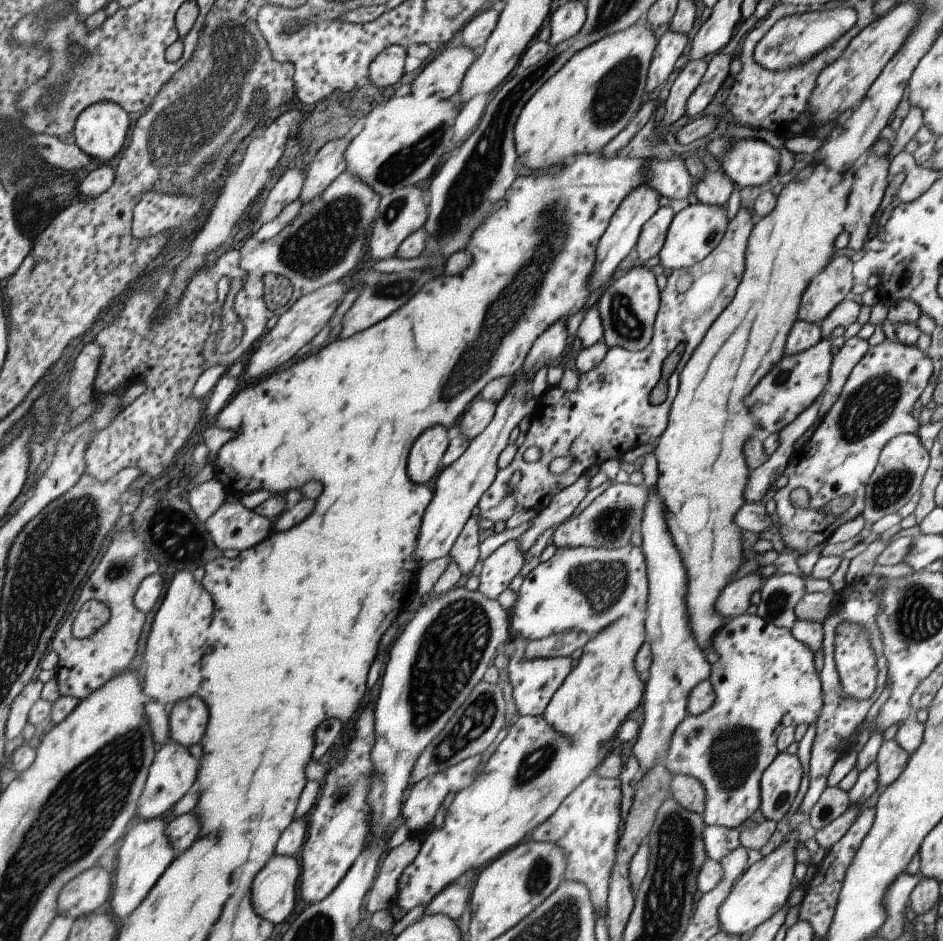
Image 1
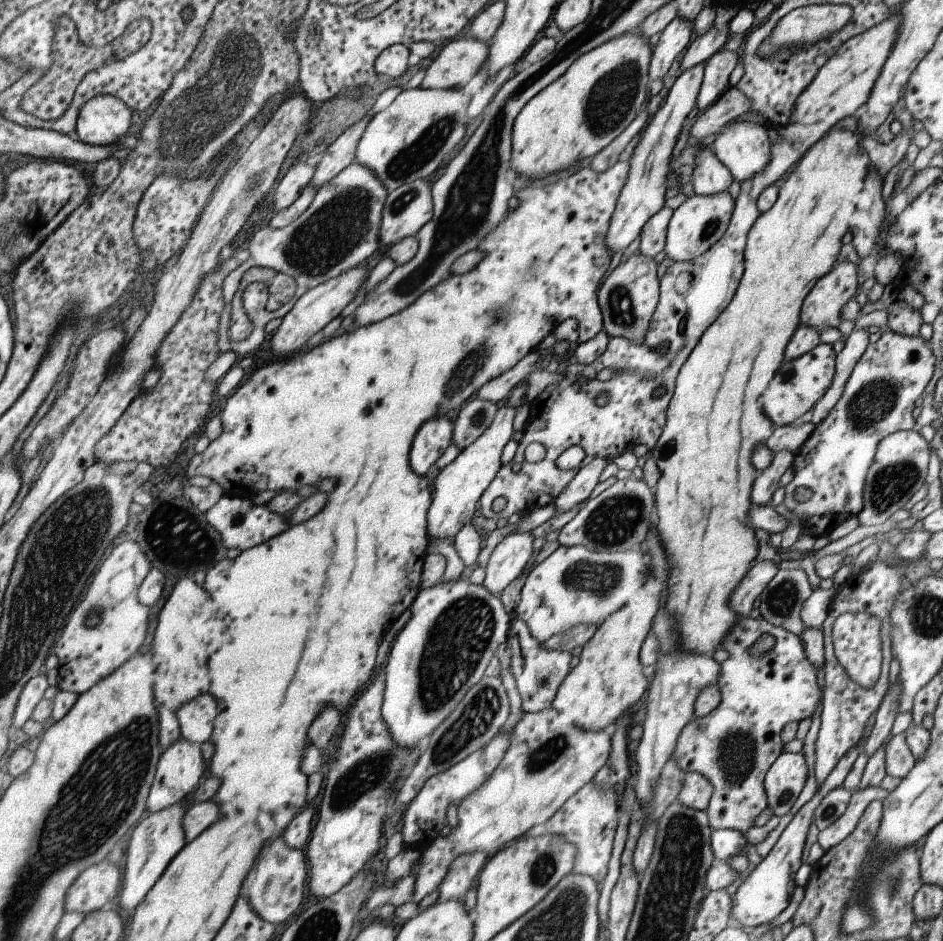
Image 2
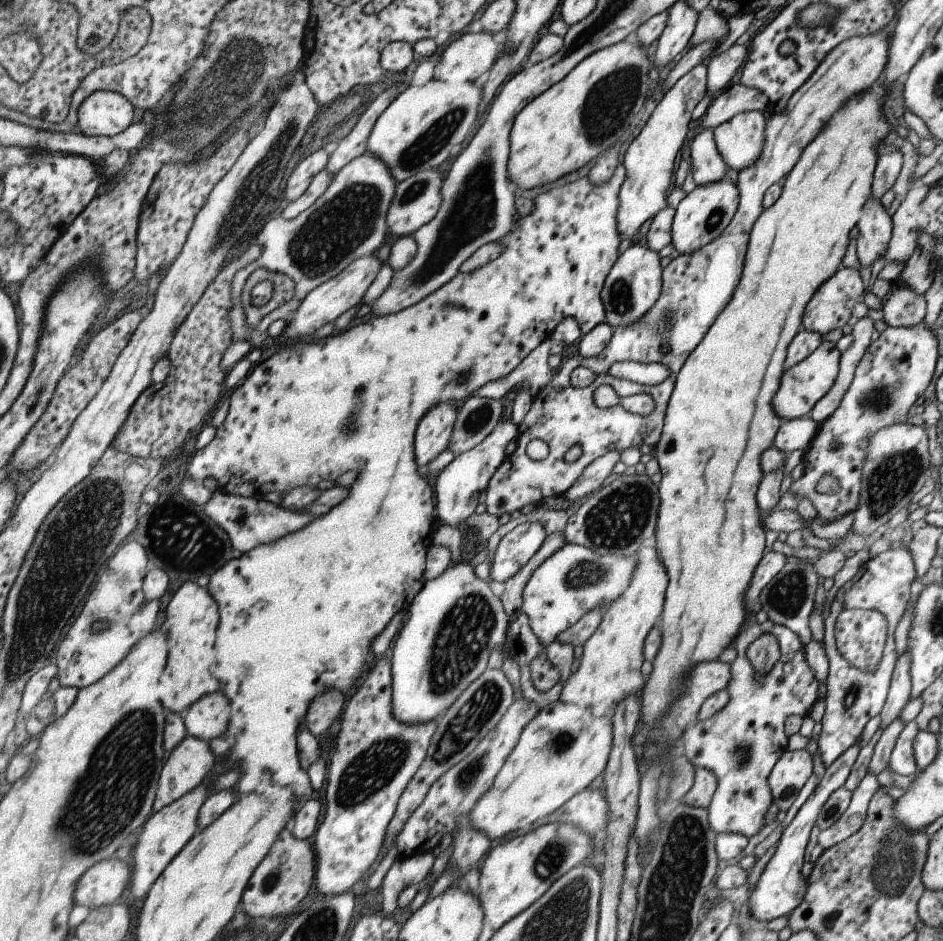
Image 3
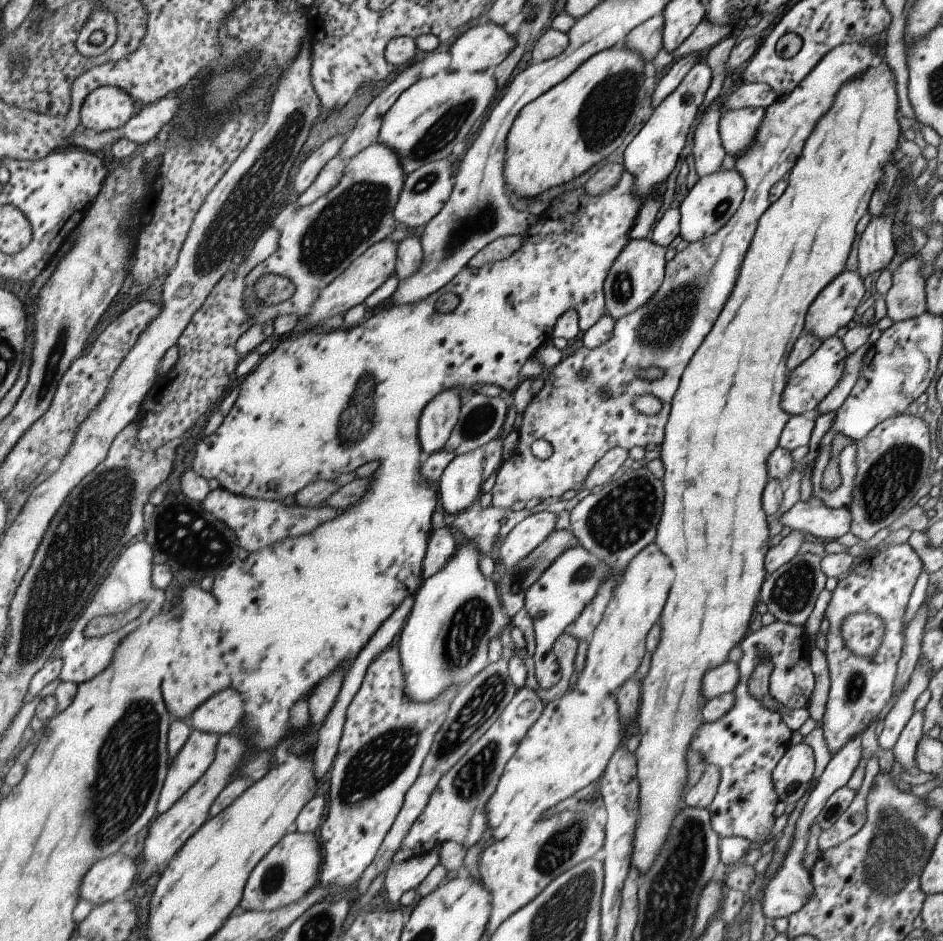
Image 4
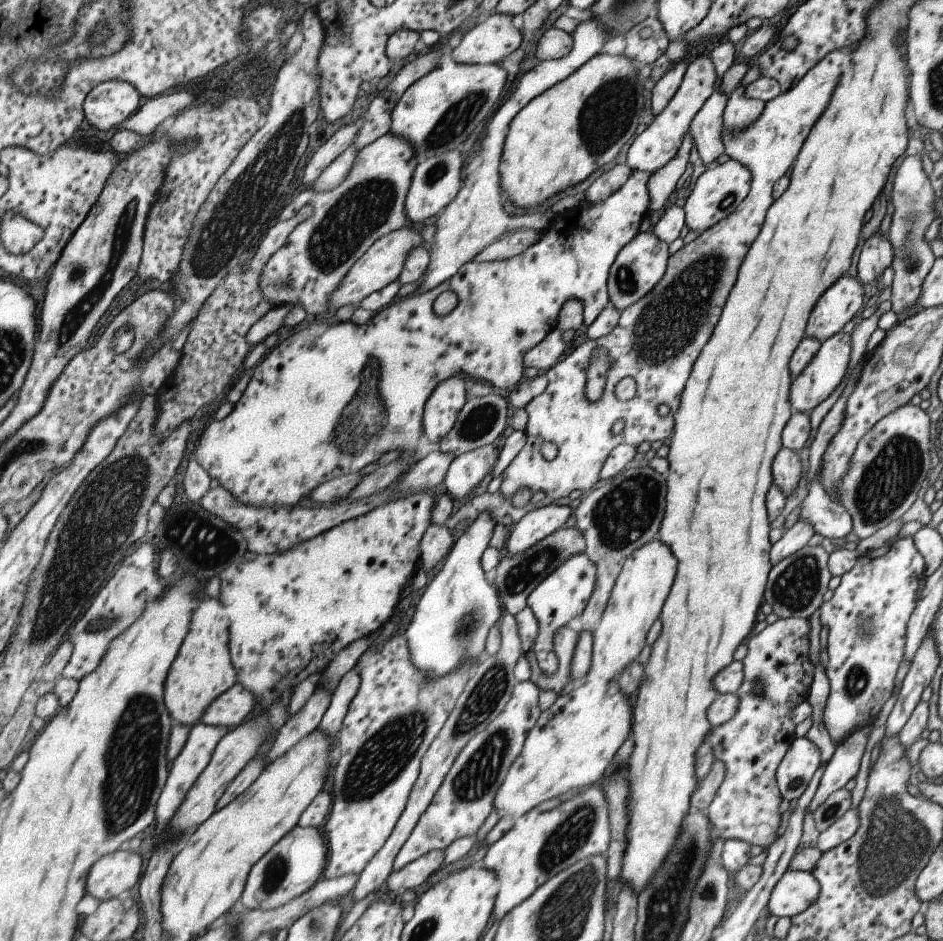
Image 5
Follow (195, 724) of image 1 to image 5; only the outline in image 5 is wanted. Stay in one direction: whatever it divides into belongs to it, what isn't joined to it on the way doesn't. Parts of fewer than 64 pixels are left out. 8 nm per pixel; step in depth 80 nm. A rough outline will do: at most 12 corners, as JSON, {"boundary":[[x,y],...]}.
{"boundary":[[243,684],[215,700],[201,722],[233,729],[257,701]]}

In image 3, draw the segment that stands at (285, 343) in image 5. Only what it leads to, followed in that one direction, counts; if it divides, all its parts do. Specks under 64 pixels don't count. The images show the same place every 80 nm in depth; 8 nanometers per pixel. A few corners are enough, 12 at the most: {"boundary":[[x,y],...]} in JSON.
{"boundary":[[625,175],[258,362],[187,475],[343,504],[213,574],[241,796],[425,581],[435,403],[604,322]]}

